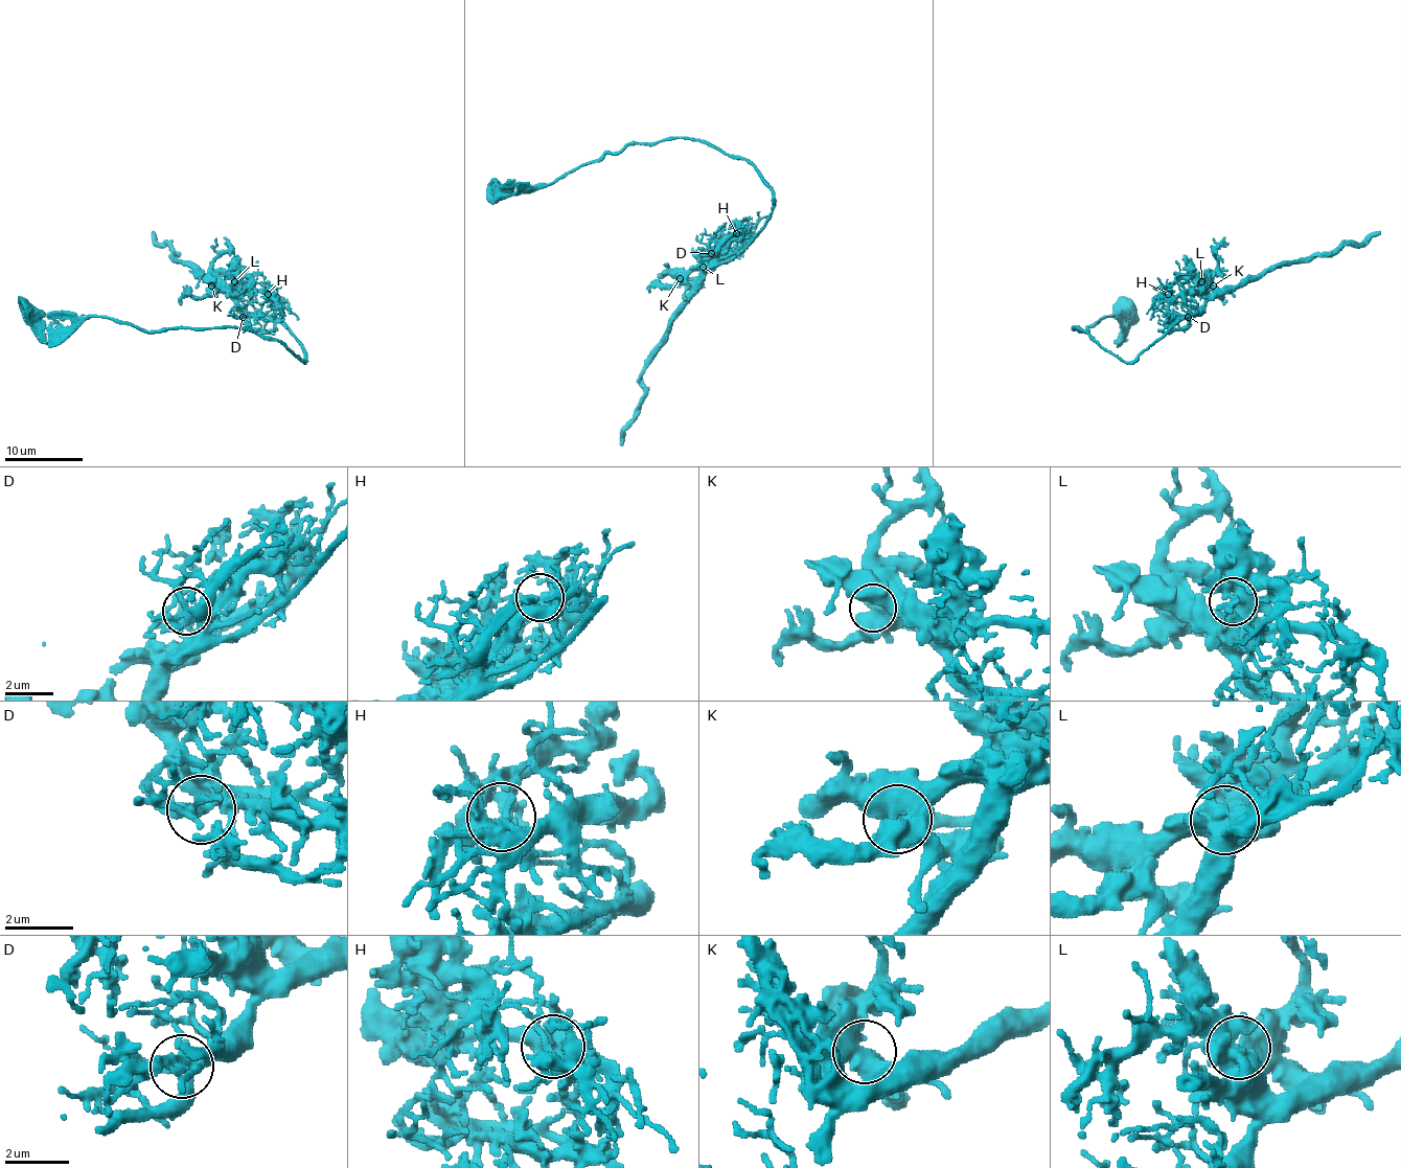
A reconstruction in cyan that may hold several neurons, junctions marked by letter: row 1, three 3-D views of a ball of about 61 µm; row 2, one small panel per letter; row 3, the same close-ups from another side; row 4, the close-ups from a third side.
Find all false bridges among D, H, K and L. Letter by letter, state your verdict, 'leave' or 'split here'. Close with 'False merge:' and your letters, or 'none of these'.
D: leave
H: leave
K: leave
L: leave
False merge: none of these

